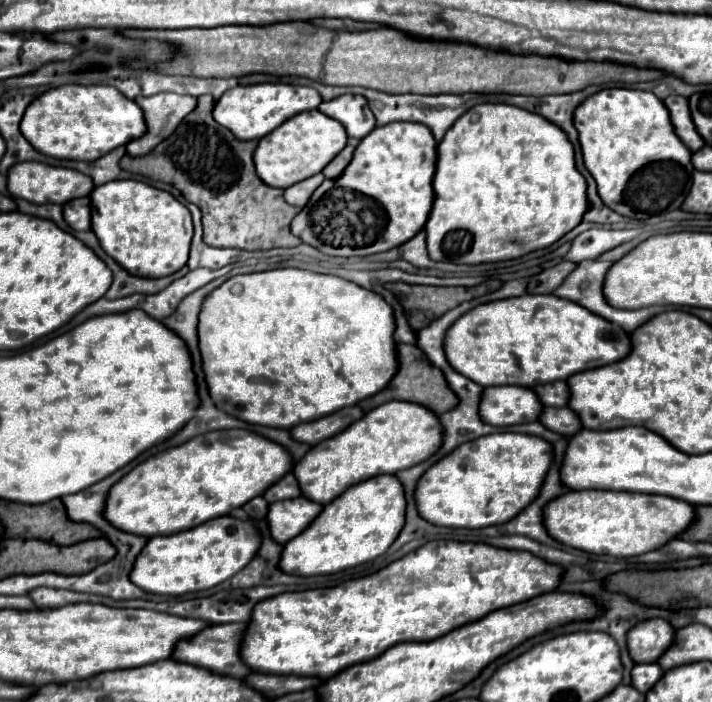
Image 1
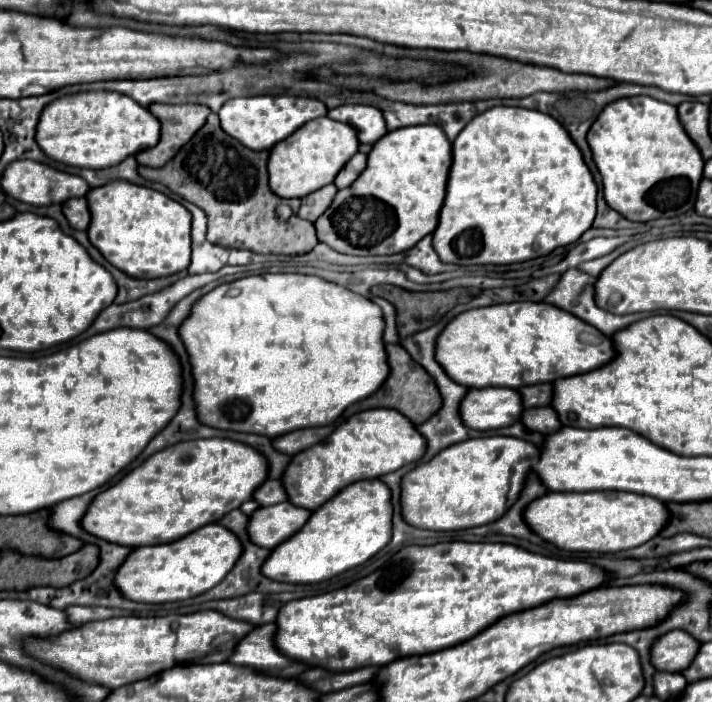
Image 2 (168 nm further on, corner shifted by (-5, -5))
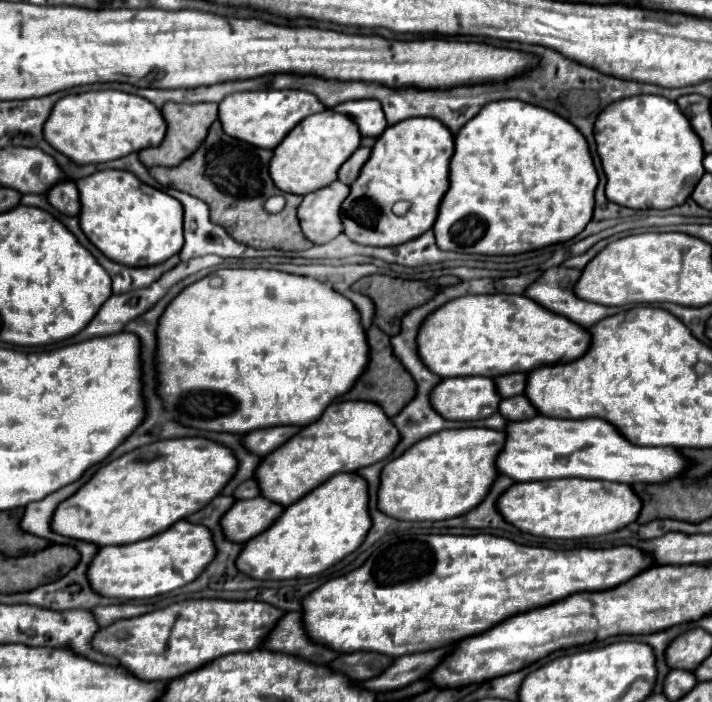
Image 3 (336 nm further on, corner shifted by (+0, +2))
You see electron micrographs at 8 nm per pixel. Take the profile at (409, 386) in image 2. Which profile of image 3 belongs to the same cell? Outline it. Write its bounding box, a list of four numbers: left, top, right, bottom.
[340,325,416,417]

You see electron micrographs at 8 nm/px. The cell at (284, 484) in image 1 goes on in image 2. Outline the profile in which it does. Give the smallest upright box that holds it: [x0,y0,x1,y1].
[253,480,287,506]

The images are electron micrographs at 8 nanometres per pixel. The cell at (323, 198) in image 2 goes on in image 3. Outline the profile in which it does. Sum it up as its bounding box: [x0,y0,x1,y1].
[298,181,348,243]

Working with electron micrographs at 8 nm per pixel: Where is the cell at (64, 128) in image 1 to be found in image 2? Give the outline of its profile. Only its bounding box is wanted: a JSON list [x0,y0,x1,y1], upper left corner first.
[37,92,159,170]

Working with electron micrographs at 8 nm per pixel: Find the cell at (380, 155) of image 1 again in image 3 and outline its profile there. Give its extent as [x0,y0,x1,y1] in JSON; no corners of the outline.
[340,119,454,247]

